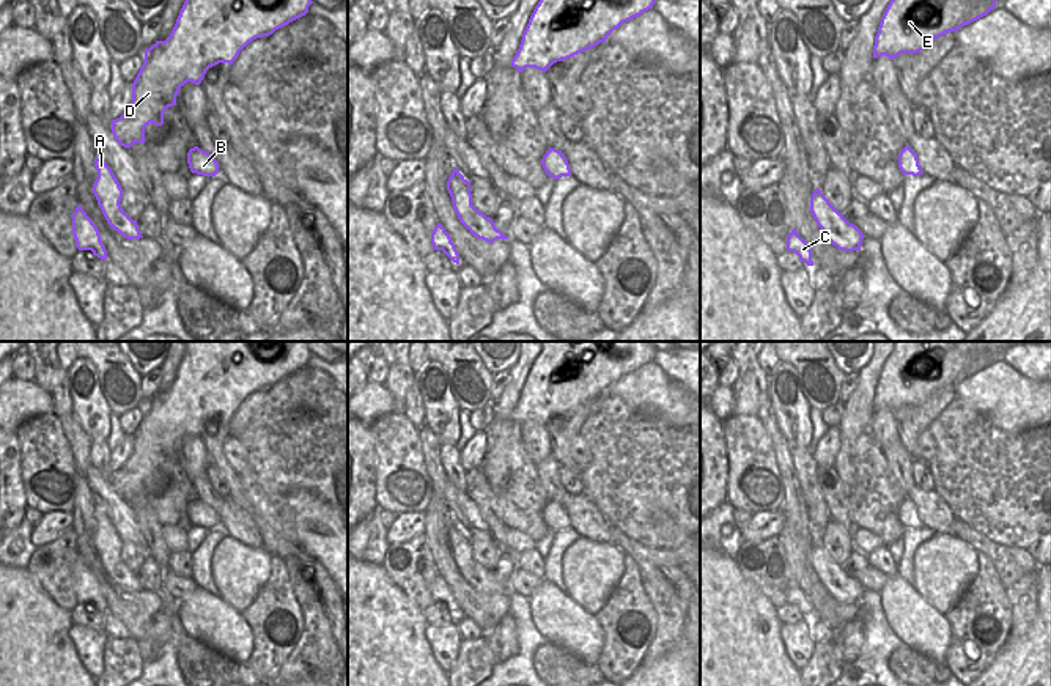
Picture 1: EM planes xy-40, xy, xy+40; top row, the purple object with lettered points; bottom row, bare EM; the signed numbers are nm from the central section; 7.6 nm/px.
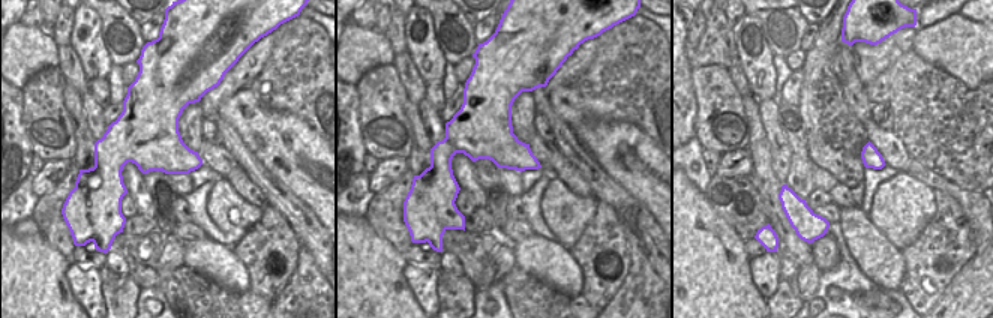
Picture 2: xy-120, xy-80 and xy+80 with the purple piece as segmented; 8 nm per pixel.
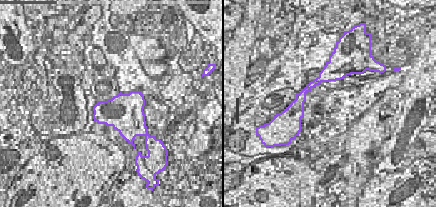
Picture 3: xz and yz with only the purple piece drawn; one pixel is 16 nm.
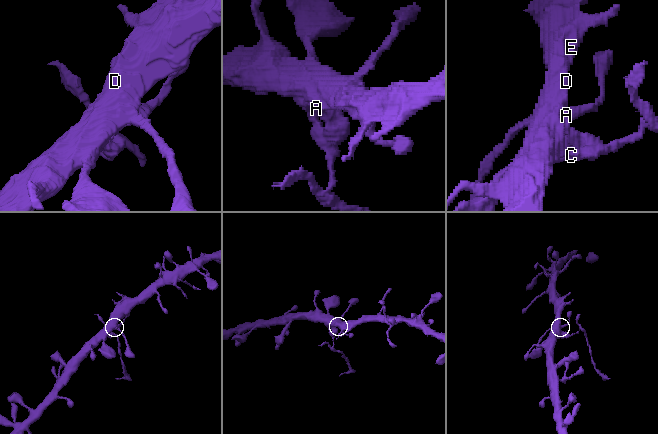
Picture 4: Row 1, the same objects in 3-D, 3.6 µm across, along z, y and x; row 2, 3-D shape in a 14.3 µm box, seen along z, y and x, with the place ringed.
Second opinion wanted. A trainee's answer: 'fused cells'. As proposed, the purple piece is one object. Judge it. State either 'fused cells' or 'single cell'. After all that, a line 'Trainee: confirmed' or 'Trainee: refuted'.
fused cells
Trainee: confirmed

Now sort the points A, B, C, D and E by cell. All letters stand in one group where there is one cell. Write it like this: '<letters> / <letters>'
A B D E / C

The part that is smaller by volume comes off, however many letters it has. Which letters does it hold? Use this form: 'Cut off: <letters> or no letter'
Cut off: C

